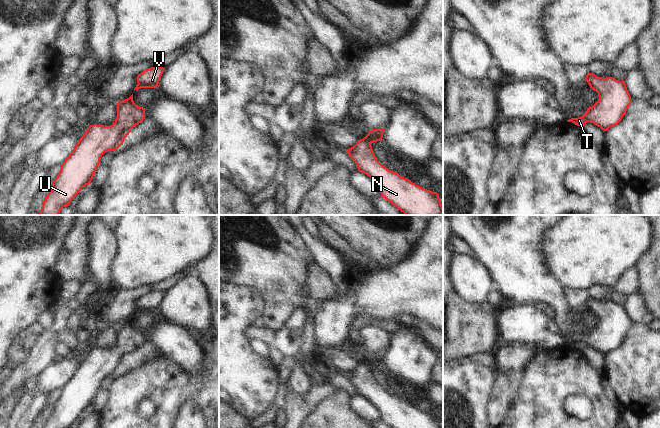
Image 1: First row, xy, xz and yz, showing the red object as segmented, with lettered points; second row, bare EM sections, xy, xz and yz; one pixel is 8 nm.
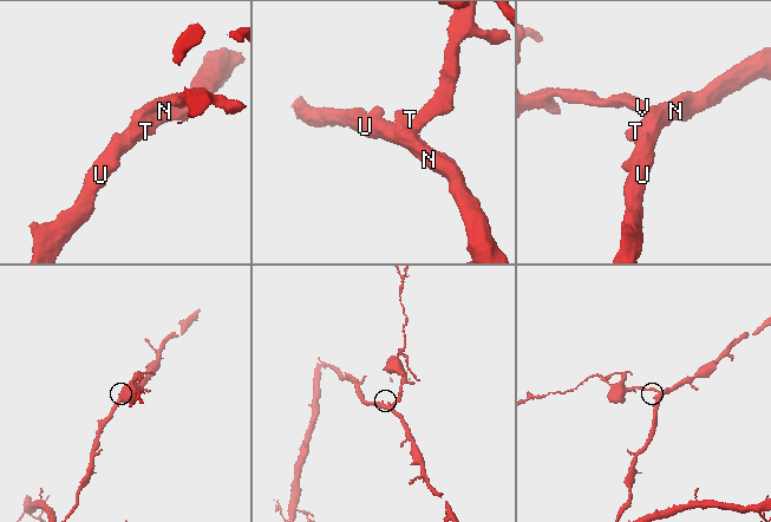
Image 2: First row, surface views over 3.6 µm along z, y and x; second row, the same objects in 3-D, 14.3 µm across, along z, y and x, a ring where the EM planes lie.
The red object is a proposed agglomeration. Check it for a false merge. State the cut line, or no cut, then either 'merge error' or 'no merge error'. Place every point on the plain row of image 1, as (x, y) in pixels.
cut none; no merge error

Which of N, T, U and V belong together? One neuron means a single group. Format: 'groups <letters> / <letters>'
groups N T U V

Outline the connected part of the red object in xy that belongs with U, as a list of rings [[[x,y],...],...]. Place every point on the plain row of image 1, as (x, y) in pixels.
[[[132,318],[117,327],[117,340],[112,349],[90,349],[61,388],[43,428],[70,428],[83,411],[91,408],[102,379],[123,369],[131,353],[145,341],[145,332],[134,327]]]

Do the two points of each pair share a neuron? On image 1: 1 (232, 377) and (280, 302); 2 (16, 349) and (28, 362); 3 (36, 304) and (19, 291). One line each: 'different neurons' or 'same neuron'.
1: different neurons
2: different neurons
3: same neuron

